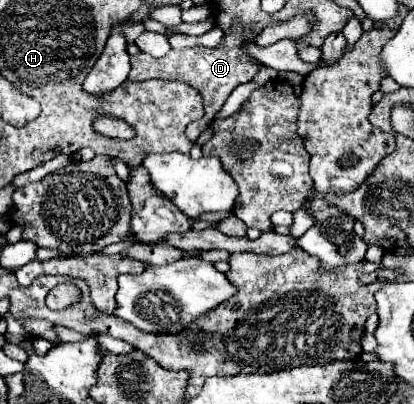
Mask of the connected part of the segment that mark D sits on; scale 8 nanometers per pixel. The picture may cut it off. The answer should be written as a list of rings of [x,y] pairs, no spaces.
[[[235,22],[225,33],[223,44],[217,48],[203,48],[203,46],[193,46],[193,48],[183,48],[183,50],[169,50],[169,54],[161,56],[161,58],[153,58],[145,52],[131,56],[131,72],[129,72],[129,80],[147,80],[147,78],[165,78],[165,80],[185,80],[189,82],[193,88],[199,90],[199,94],[203,96],[203,106],[205,106],[205,116],[193,124],[187,126],[187,138],[191,142],[197,142],[199,134],[211,124],[213,116],[221,110],[223,102],[227,100],[227,96],[243,82],[249,82],[261,68],[261,62],[243,54],[241,52],[241,44],[244,44],[243,28],[239,26],[239,22]]]

